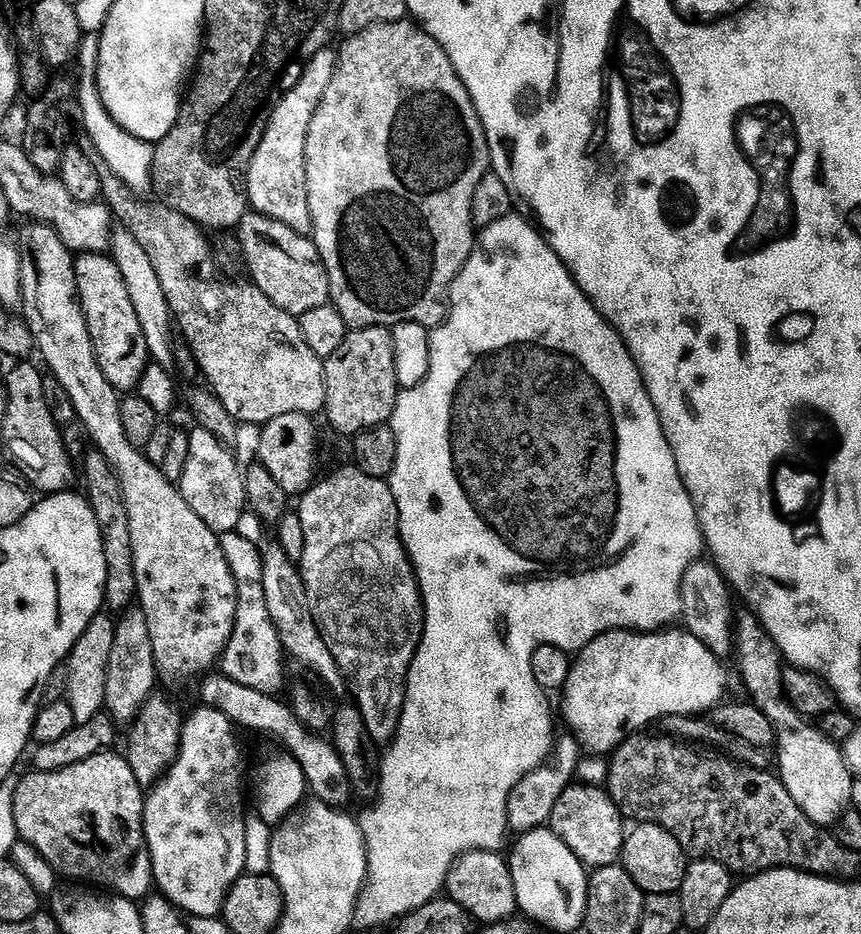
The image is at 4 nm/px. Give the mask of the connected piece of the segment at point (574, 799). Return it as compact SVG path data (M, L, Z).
M569 785L563 792L548 823L549 829L570 848L586 867L600 870L621 861L626 837L623 813L605 787Z

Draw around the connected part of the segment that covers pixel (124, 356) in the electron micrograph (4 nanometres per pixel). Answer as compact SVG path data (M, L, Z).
M81 253L75 259L74 266L79 298L84 317L87 320L87 328L90 330L91 341L94 342L95 357L98 358L98 364L102 367L102 372L106 375L107 381L116 388L117 392L121 394L133 393L139 387L150 357L144 331L134 311L134 304L130 300L125 279L122 278L121 271L118 270L115 260L105 253Z

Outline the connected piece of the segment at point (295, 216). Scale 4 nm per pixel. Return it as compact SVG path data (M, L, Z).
M323 48L305 68L300 81L278 102L272 112L266 134L246 173L246 191L251 211L269 216L294 232L311 233L314 228L314 204L308 190L304 151L310 134L310 122L336 73L337 53Z

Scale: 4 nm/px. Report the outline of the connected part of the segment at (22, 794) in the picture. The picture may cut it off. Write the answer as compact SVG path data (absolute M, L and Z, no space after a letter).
M113 750L94 754L94 758L66 766L66 770L33 770L29 776L21 775L20 785L14 794L14 823L19 839L24 844L28 843L58 875L65 876L68 879L65 881L95 886L126 900L140 902L154 888L152 859L144 837L146 792L141 788L138 778L134 778L134 770L130 770L127 759L118 753L119 751Z

